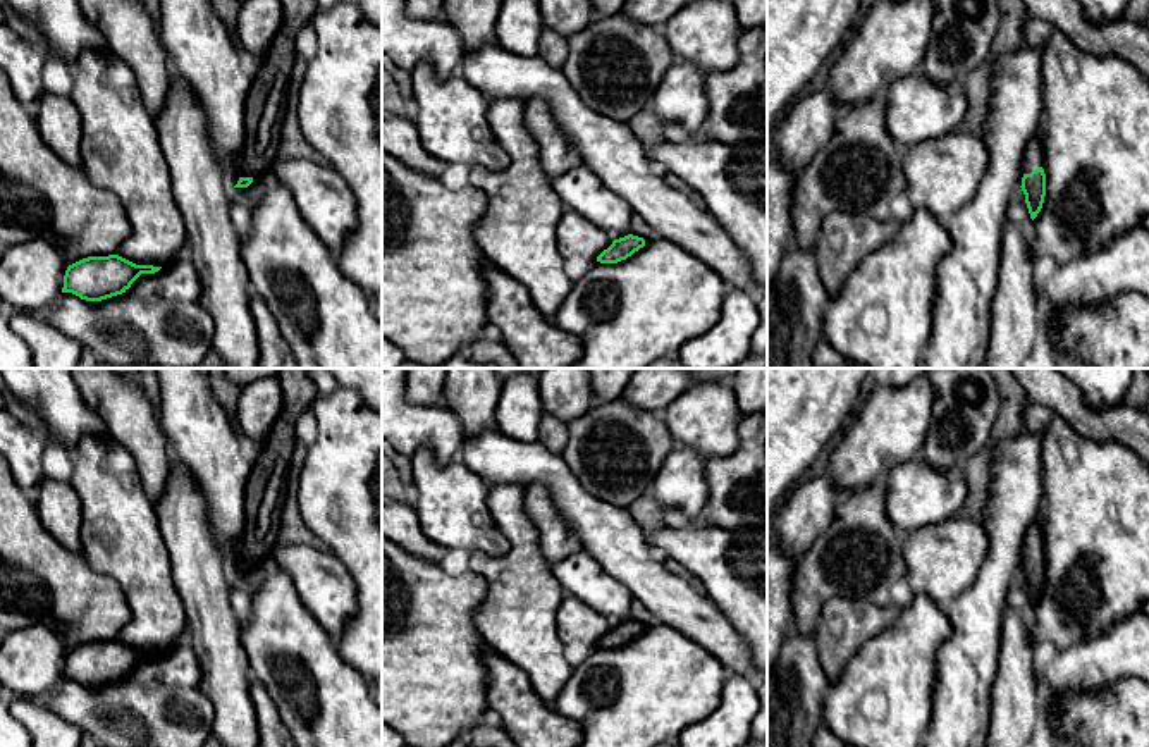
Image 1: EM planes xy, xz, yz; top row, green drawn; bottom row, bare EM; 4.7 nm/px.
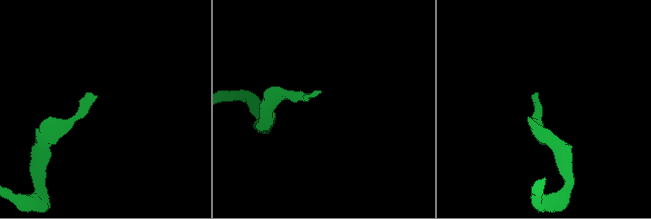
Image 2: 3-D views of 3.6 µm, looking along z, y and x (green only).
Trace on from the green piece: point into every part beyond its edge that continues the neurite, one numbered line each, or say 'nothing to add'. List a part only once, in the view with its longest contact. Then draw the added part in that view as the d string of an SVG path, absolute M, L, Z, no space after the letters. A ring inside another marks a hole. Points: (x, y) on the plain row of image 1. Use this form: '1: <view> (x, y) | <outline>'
1: yz (1032, 543) | M1029 527L1023 537L1023 559L1030 559L1032 556L1042 551L1044 551L1042 527Z

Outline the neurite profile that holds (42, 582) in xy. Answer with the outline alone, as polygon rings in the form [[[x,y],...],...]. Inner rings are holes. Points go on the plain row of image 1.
[[[0,456],[0,630],[10,633],[45,625],[62,635],[72,651],[88,642],[117,640],[129,618],[131,609],[119,583],[95,571],[81,553],[67,549],[46,532],[33,494],[15,484]]]

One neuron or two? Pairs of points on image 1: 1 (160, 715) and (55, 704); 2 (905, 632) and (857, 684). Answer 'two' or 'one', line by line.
1: one
2: one

